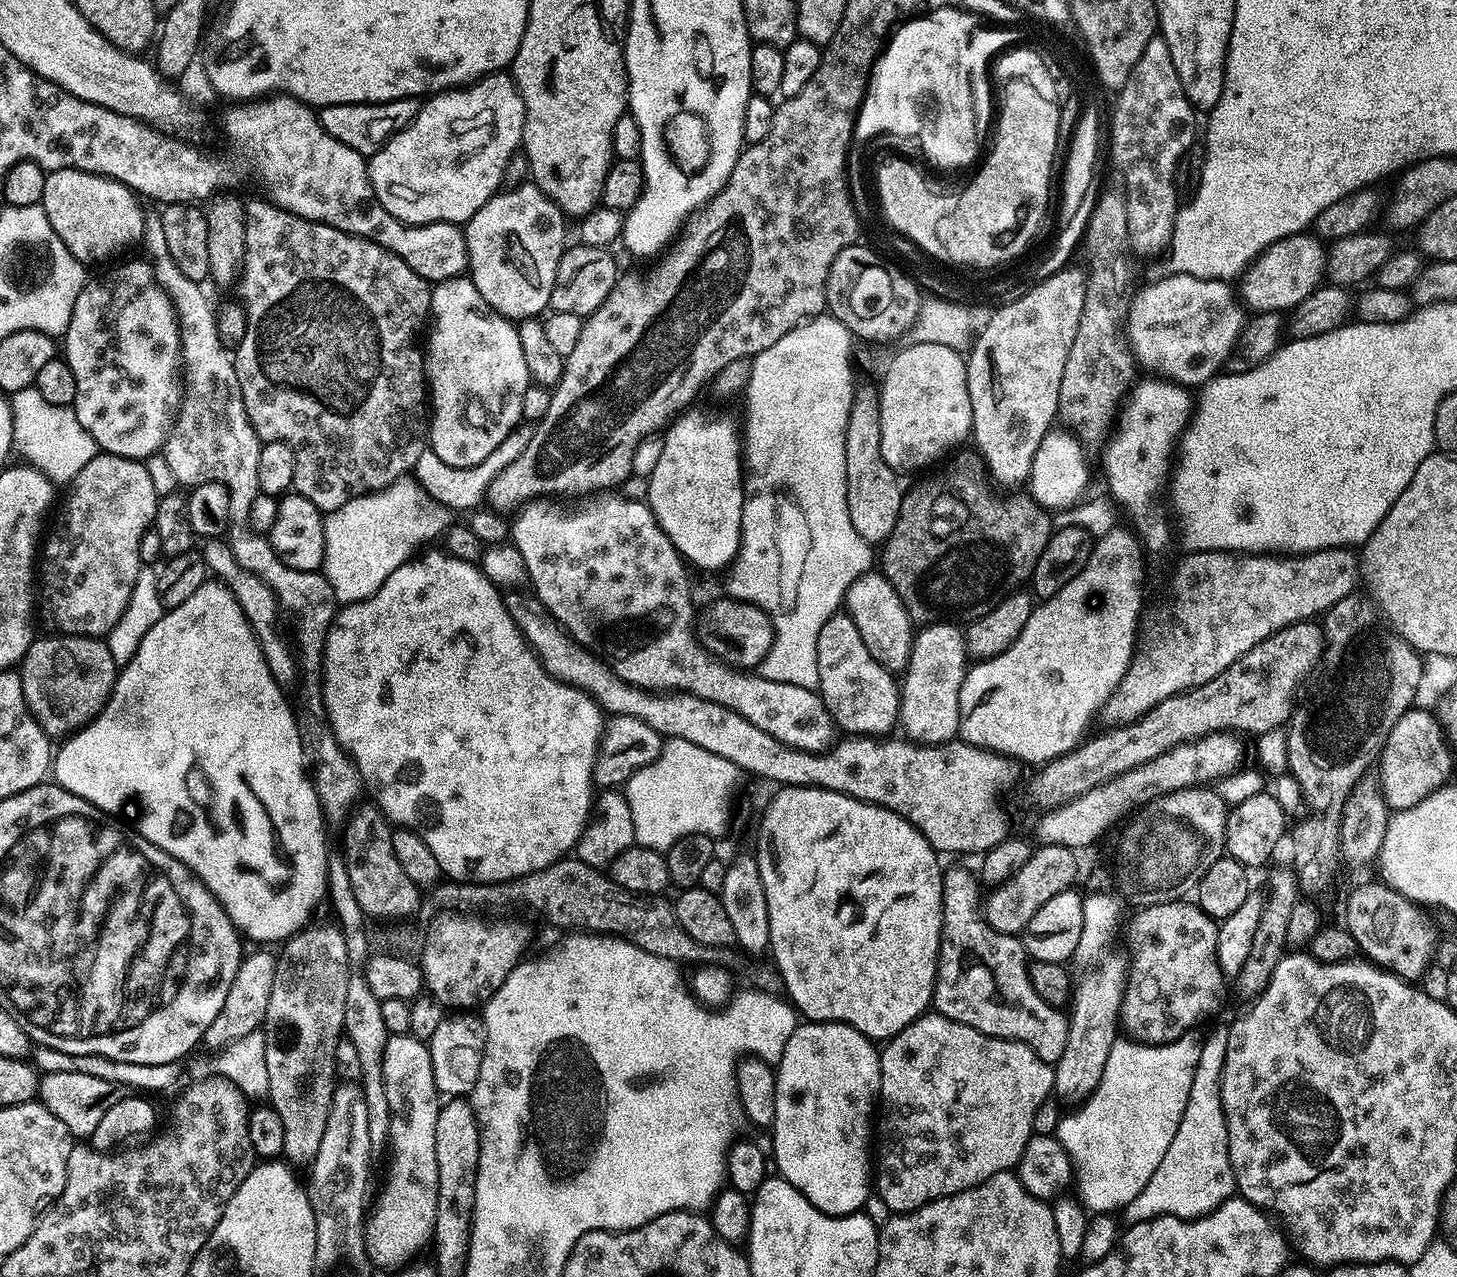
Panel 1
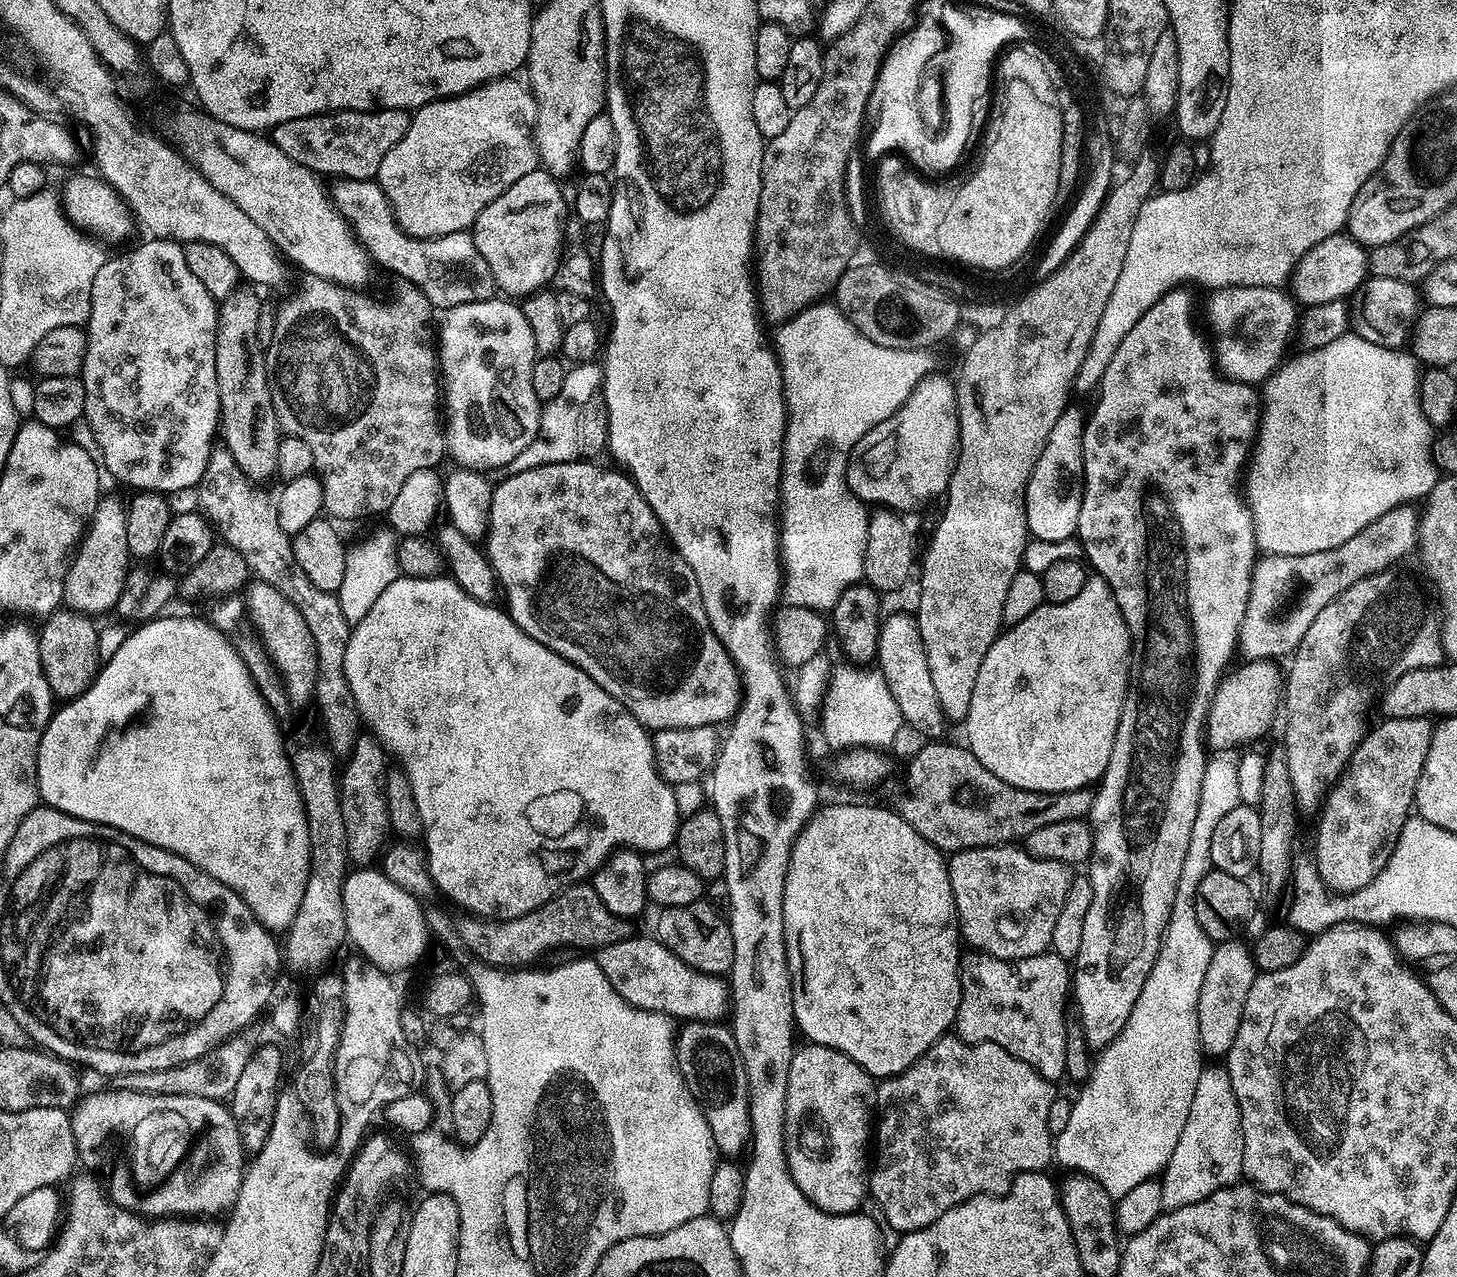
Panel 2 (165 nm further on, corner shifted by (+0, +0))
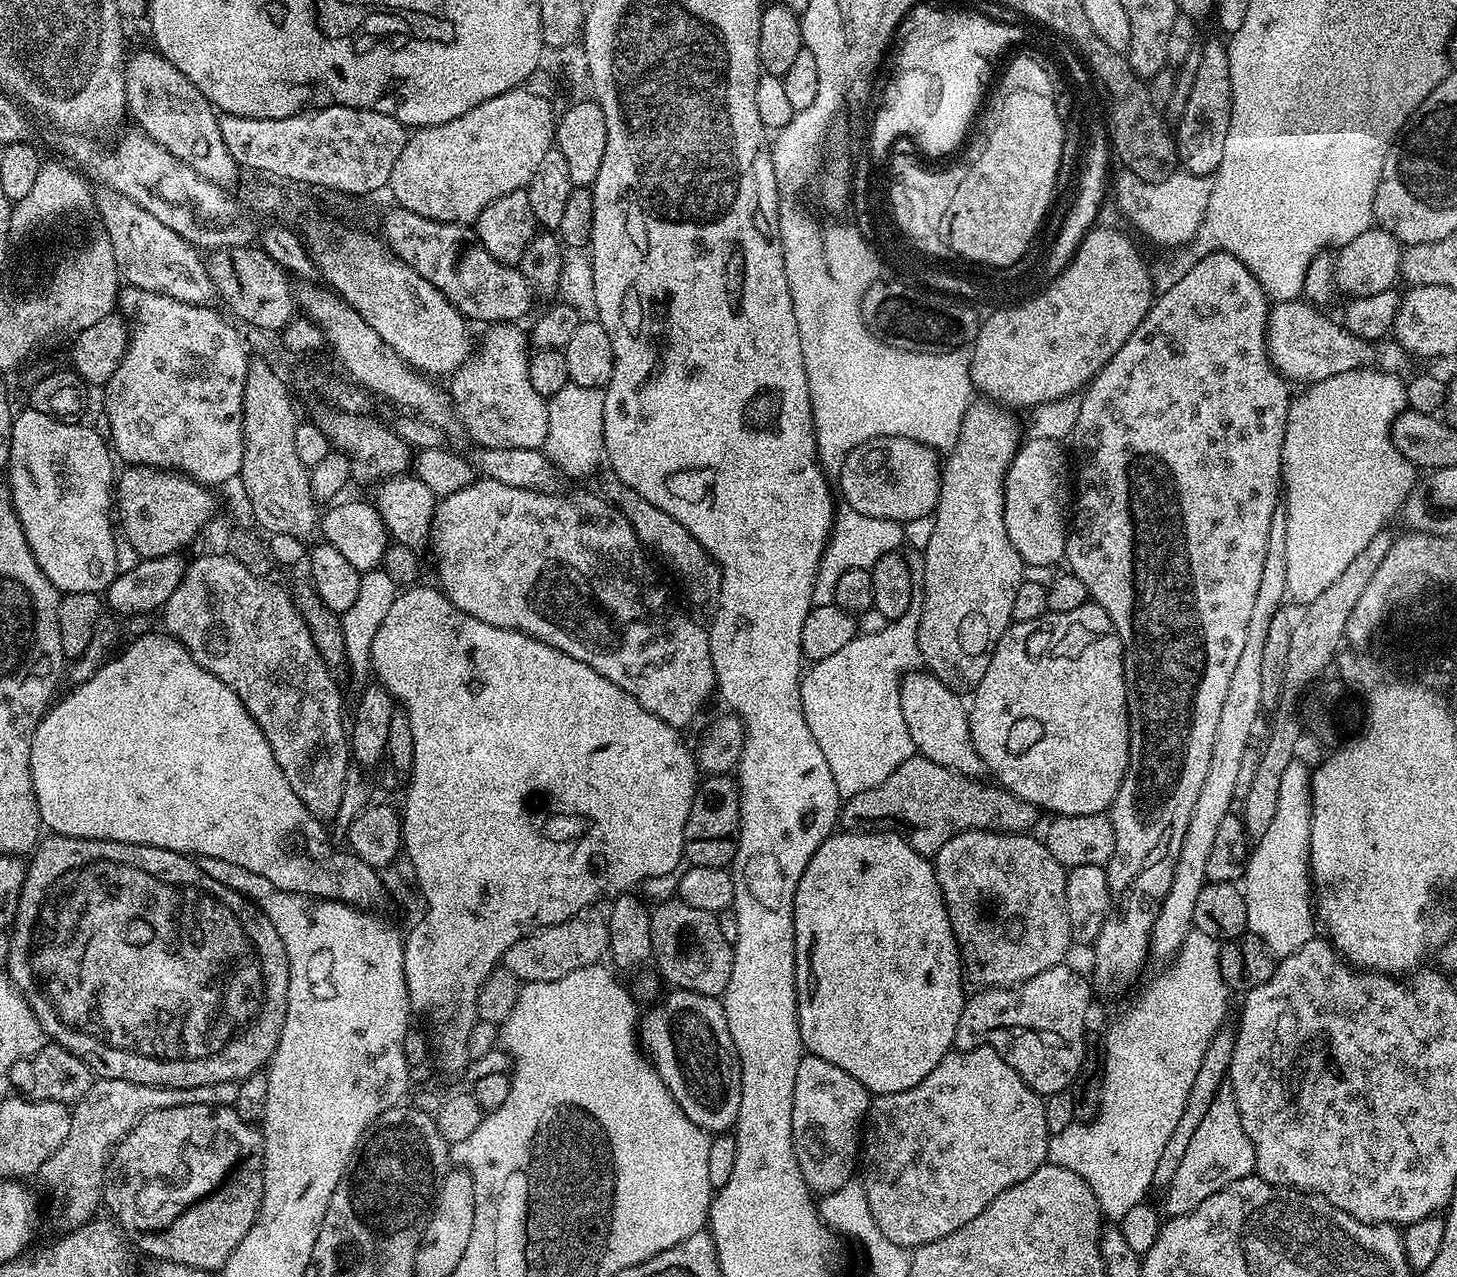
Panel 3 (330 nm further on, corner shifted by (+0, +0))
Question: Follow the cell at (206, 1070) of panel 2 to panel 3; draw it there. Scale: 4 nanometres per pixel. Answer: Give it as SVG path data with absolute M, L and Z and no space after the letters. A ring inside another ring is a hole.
M95 1079L90 1090L82 1099L71 1107L70 1129L62 1146L51 1155L39 1168L36 1178L50 1191L54 1192L56 1199L61 1200L62 1210L58 1224L62 1230L72 1231L86 1225L99 1213L98 1208L103 1203L104 1185L106 1183L108 1161L111 1155L126 1134L145 1116L154 1110L173 1109L180 1105L226 1105L233 1107L237 1100L239 1085L237 1083L212 1083L210 1086L194 1088L154 1087L145 1083L129 1082L125 1079Z

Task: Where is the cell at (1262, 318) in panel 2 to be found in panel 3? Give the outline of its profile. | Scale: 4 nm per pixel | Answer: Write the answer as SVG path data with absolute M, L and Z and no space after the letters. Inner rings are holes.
M1284 298L1271 305L1268 314L1268 356L1272 359L1272 365L1276 371L1289 382L1304 380L1303 382L1315 382L1325 380L1334 374L1342 374L1346 370L1354 370L1361 366L1368 366L1375 361L1380 371L1403 373L1403 368L1410 363L1409 357L1403 348L1395 342L1380 342L1373 347L1369 341L1358 338L1347 328L1336 324L1328 316L1323 316L1321 309L1317 305L1303 298Z

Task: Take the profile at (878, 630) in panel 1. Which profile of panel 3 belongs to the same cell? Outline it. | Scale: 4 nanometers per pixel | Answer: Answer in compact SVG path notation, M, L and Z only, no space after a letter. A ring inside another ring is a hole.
M913 670L900 681L902 718L906 718L906 730L910 730L913 749L919 755L930 758L930 762L946 766L946 770L980 778L985 775L986 769L970 738L968 708L965 701L963 704L960 700L963 700L961 693L950 690L927 670Z

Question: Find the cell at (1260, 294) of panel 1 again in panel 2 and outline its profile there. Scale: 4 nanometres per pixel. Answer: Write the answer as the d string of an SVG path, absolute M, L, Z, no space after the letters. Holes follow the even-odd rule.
M1337 234L1322 238L1322 242L1302 254L1290 275L1290 292L1301 305L1325 304L1351 297L1368 275L1368 252L1364 245L1347 234Z

